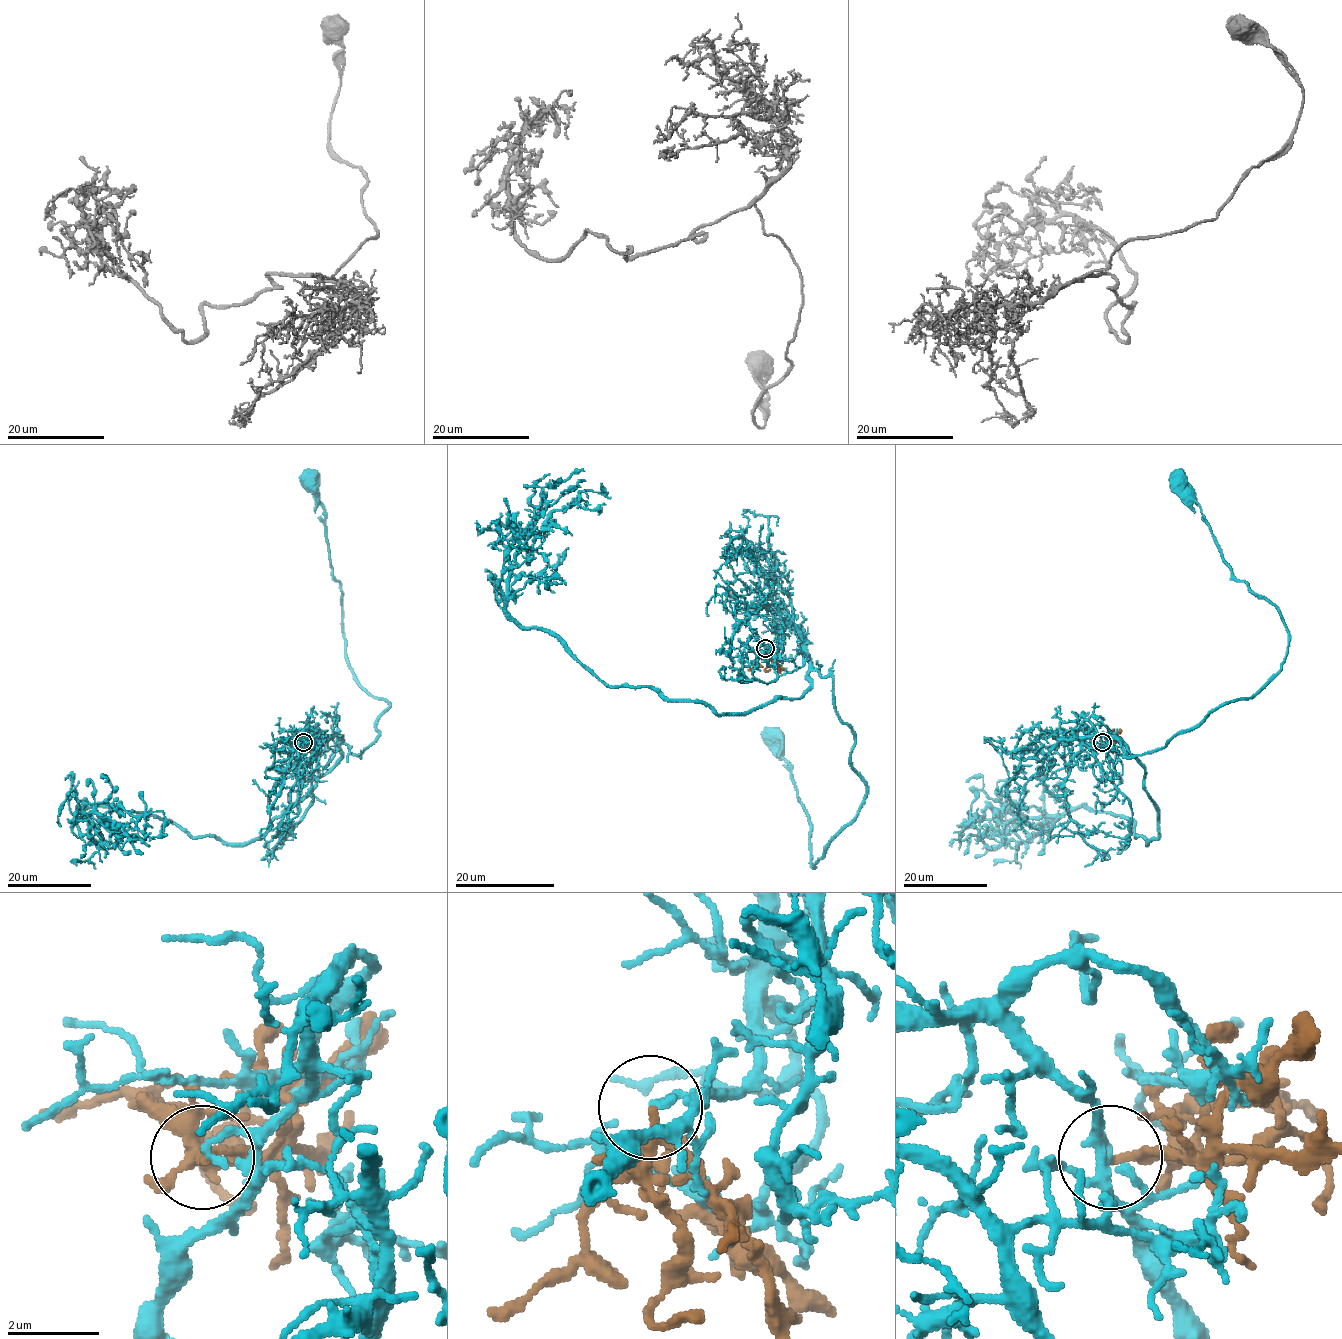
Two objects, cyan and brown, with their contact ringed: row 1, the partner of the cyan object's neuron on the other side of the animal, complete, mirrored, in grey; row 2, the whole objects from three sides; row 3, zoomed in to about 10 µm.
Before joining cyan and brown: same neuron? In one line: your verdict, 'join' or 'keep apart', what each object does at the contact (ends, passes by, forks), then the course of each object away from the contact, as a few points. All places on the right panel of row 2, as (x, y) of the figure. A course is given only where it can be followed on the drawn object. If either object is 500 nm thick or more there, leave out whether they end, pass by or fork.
keep apart | cyan ends | brown passes by | cyan via (1102, 742), (1161, 749), (1252, 697), (1286, 655), (1280, 612), (1233, 575), (1177, 481) | brown via (1102, 742), (1108, 742), (1121, 730)

